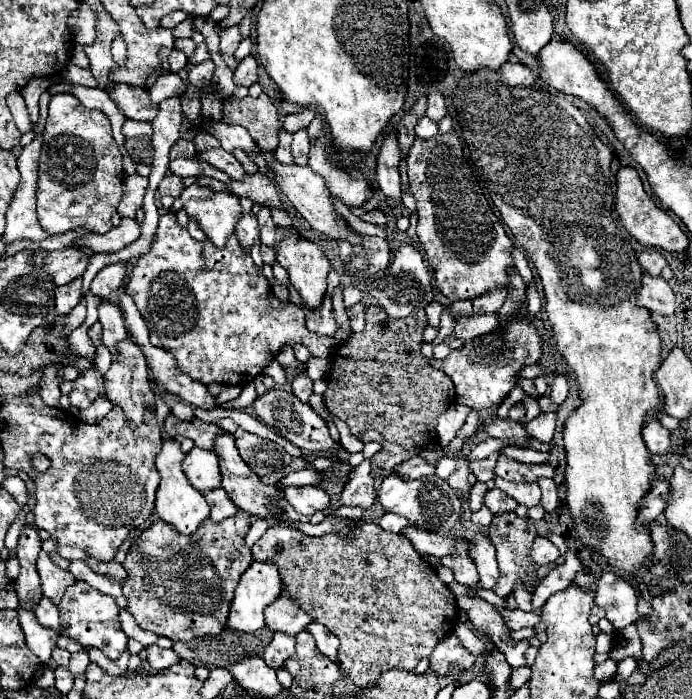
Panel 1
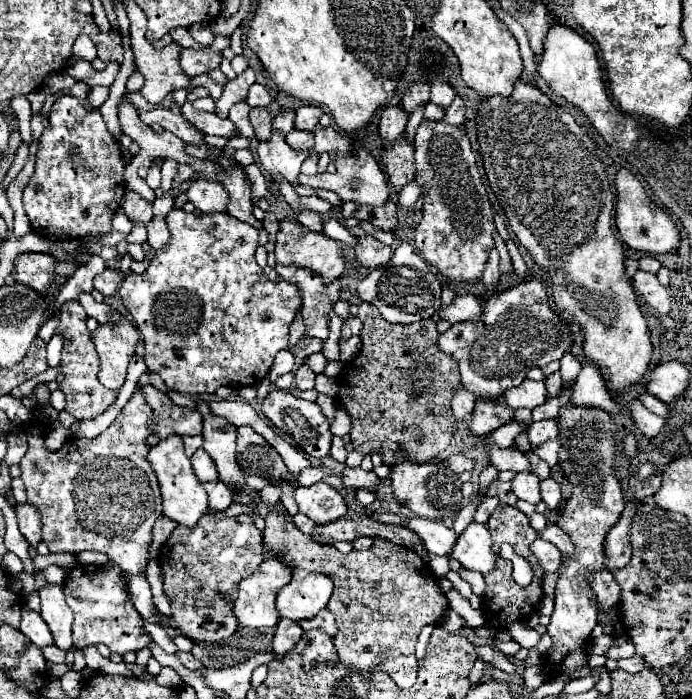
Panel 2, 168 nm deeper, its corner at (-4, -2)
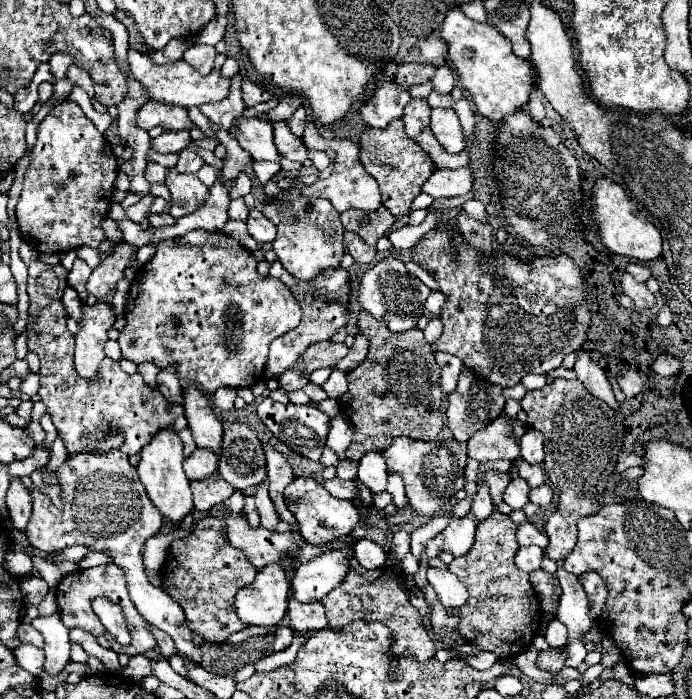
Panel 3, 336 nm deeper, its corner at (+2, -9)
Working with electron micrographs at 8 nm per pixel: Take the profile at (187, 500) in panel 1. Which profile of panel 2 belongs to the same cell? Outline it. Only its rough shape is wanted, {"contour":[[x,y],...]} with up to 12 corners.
{"contour":[[173,435],[149,449],[163,515],[195,527],[209,497]]}

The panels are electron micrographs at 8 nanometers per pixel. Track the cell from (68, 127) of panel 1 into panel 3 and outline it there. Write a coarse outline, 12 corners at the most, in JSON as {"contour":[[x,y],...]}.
{"contour":[[75,102],[37,128],[21,238],[97,248],[117,160]]}

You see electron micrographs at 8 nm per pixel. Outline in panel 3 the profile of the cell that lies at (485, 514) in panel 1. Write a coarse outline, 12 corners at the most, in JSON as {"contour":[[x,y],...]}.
{"contour":[[487,482],[473,496],[471,514],[485,520],[493,512]]}

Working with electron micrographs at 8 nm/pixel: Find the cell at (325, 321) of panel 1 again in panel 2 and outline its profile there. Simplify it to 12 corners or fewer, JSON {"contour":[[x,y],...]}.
{"contour":[[277,265],[281,279],[303,297],[305,335],[325,341],[329,311],[340,298],[339,280]]}

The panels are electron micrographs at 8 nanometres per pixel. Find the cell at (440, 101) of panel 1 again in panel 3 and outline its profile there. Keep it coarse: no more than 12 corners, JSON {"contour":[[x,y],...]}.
{"contour":[[439,66],[433,76],[433,90],[449,94],[455,86],[453,72]]}

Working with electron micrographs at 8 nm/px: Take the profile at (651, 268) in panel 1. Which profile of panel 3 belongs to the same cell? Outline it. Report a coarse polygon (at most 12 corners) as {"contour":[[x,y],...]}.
{"contour":[[631,262],[627,266],[635,280],[647,282],[651,278],[651,270],[643,264]]}

